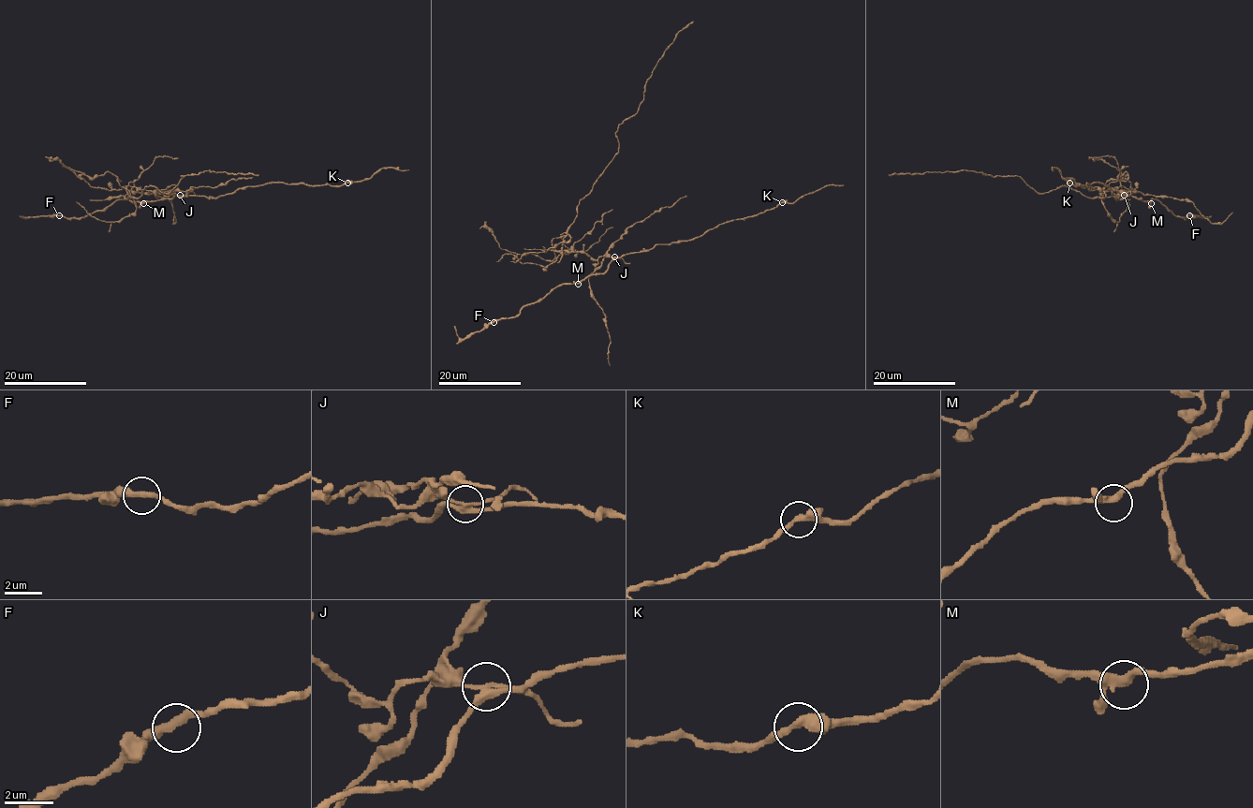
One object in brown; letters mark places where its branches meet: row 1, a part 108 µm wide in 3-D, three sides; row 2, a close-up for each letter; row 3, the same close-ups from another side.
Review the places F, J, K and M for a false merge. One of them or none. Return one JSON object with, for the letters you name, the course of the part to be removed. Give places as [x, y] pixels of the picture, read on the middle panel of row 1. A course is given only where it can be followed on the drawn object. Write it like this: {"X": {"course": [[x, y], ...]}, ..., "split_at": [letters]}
{"J": {"course": [[614, 257], [559, 251], [577, 205], [618, 152], [617, 128], [637, 111], [656, 62], [693, 22]]}, "split_at": ["J"]}

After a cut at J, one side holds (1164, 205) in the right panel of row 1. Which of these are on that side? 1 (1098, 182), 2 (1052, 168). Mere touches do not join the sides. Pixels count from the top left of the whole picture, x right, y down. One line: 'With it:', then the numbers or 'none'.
With it: 1, 2

